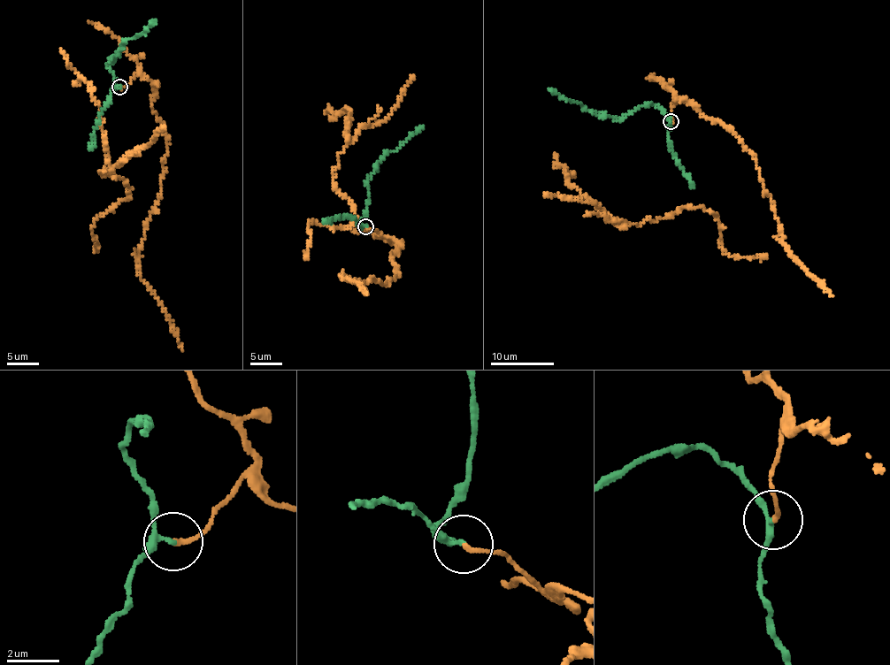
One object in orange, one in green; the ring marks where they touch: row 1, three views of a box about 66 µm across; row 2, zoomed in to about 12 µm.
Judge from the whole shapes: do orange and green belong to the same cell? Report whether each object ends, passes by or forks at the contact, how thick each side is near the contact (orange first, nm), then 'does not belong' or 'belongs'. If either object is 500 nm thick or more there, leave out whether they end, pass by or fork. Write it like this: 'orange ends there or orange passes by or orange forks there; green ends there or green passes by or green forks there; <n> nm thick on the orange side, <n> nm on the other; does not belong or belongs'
orange ends there; green passes by; 170 nm thick on the orange side, 160 nm on the other; does not belong

